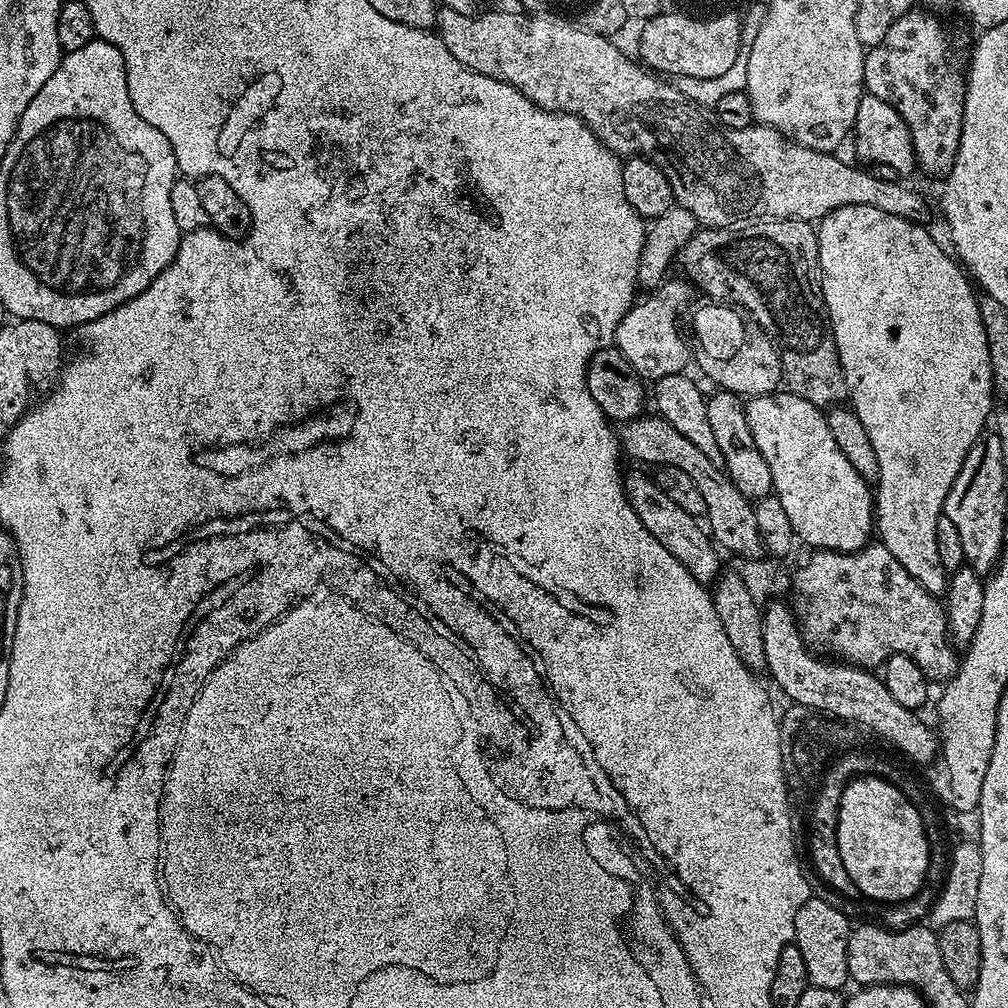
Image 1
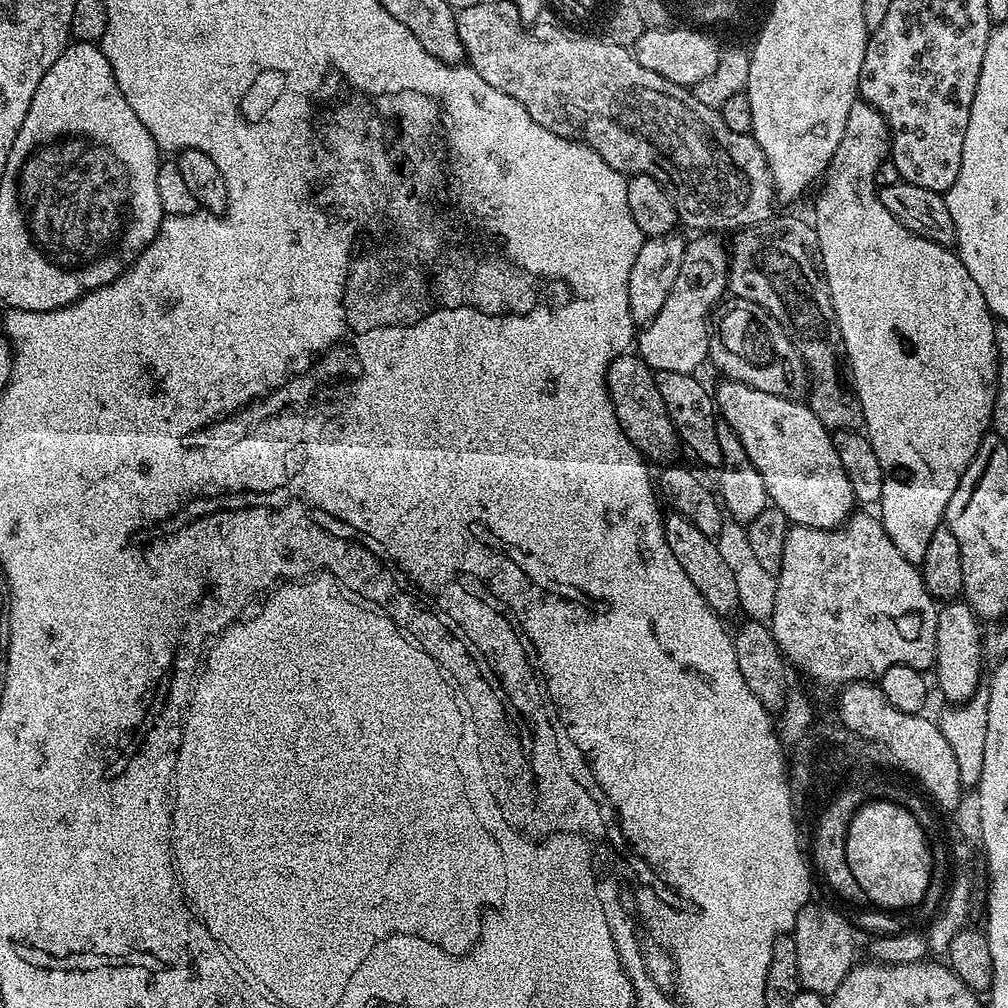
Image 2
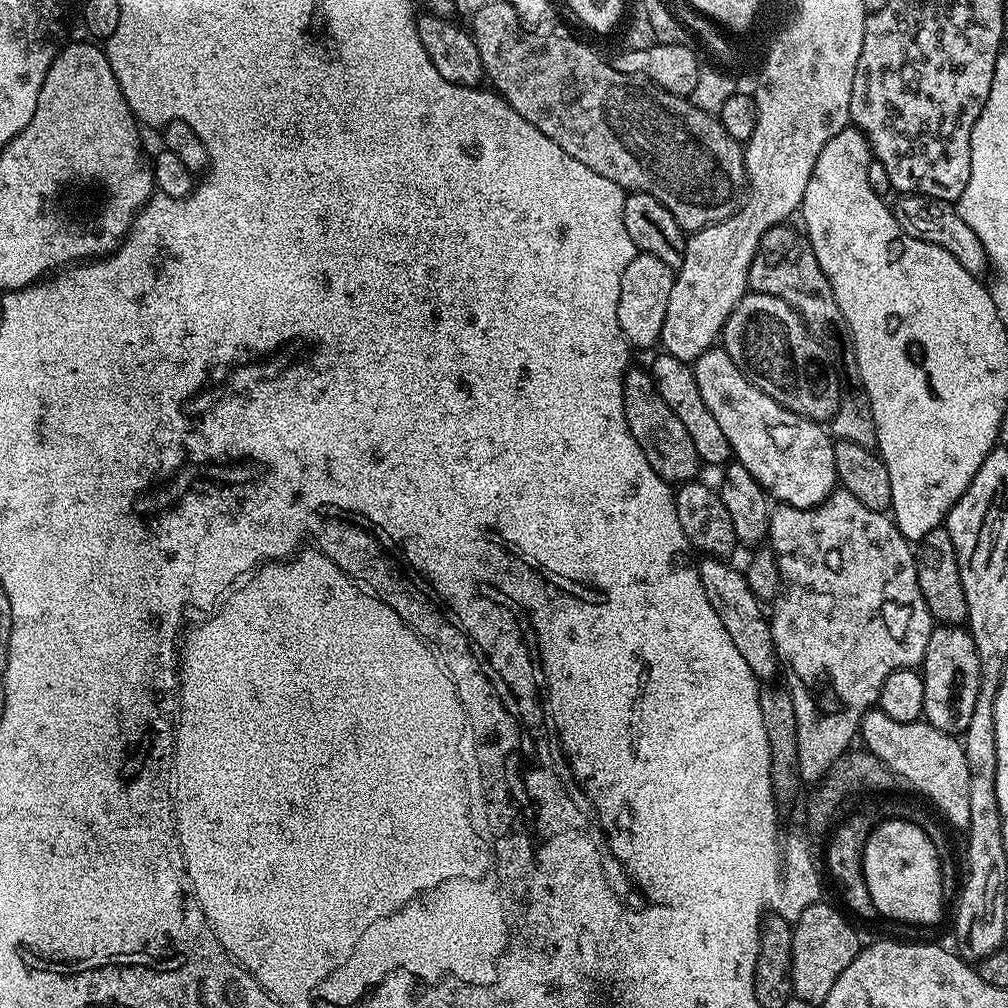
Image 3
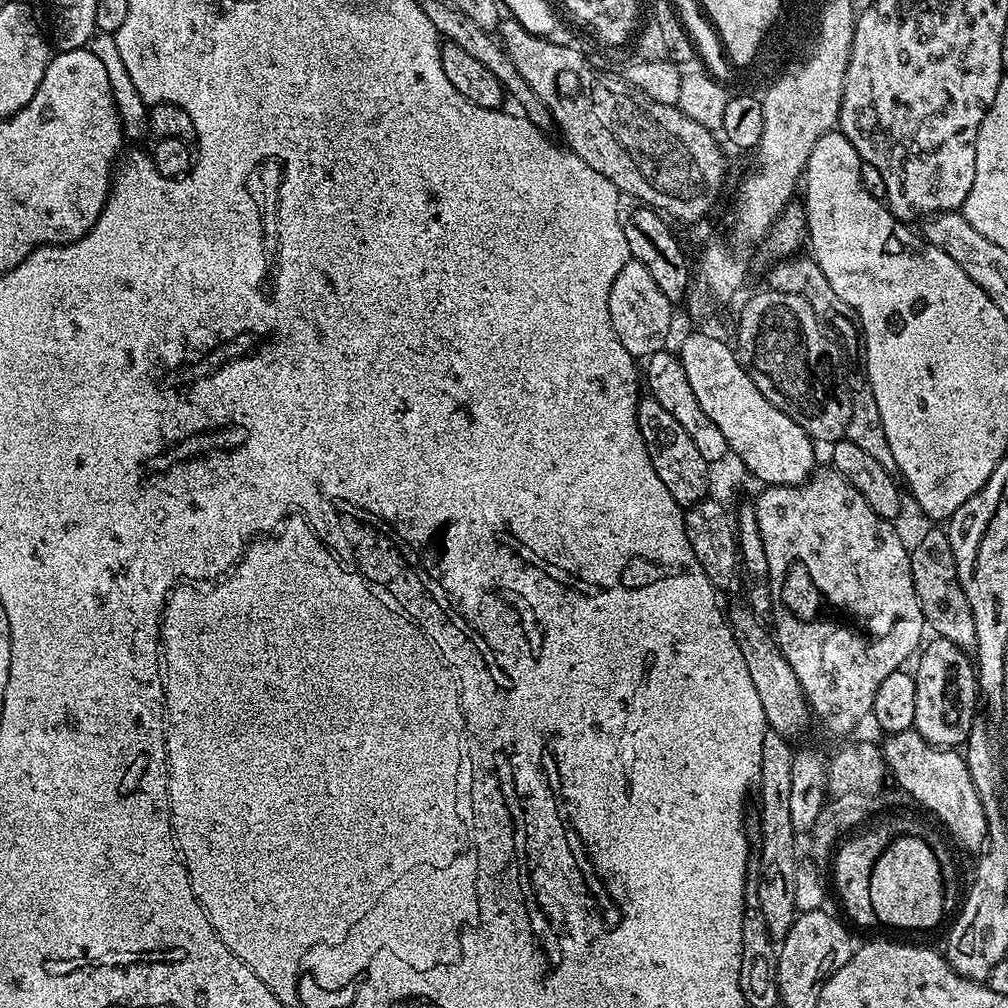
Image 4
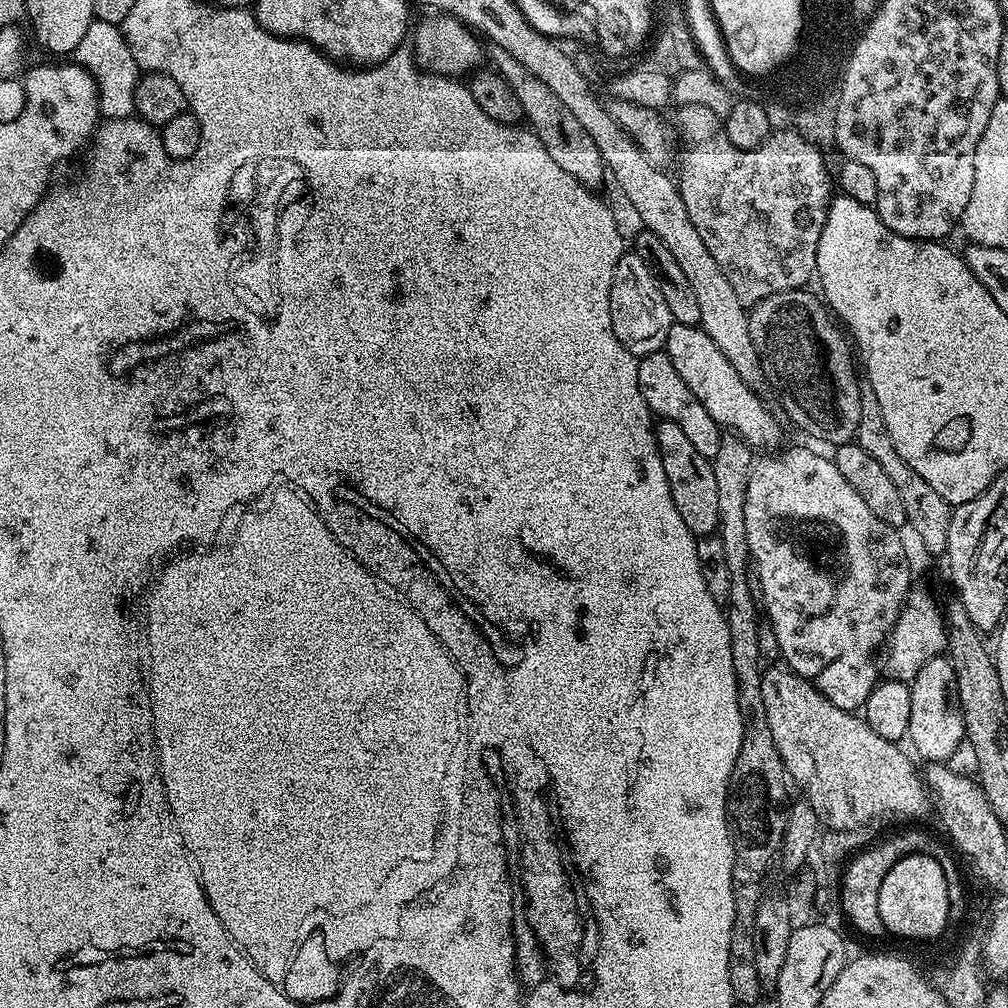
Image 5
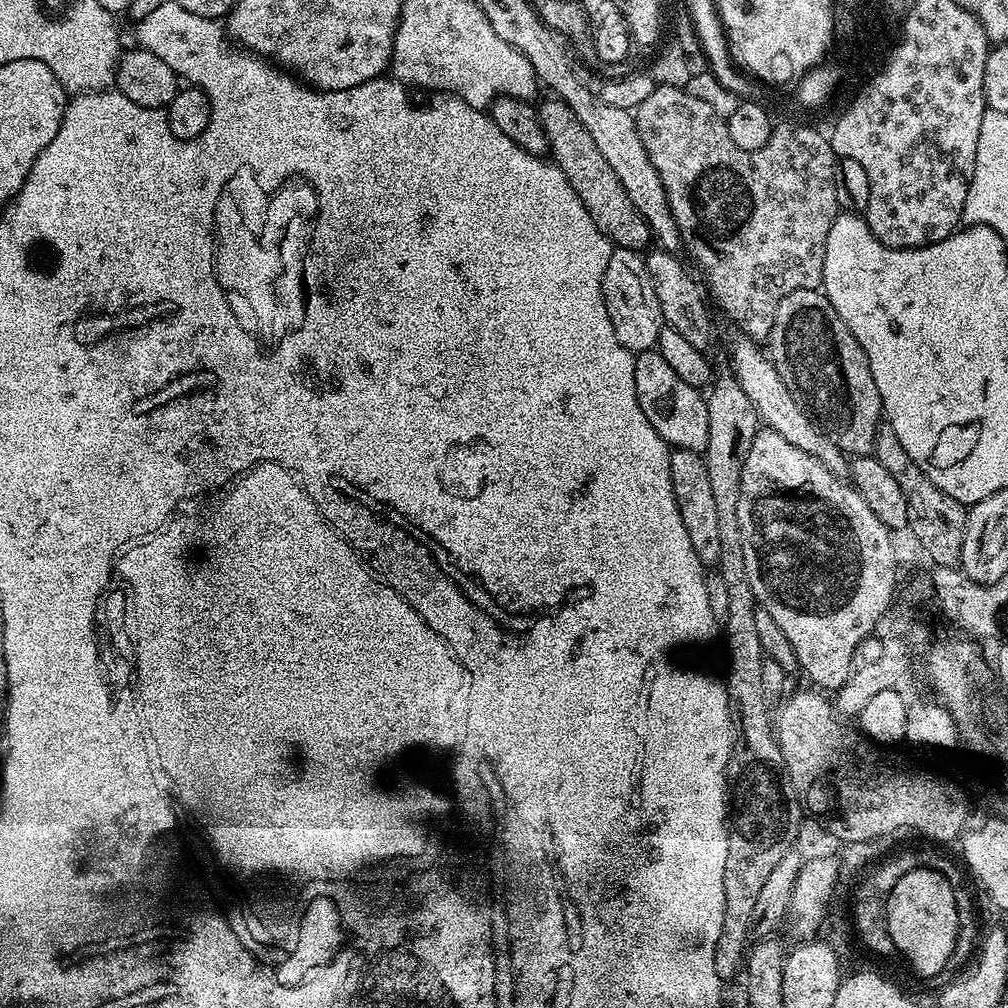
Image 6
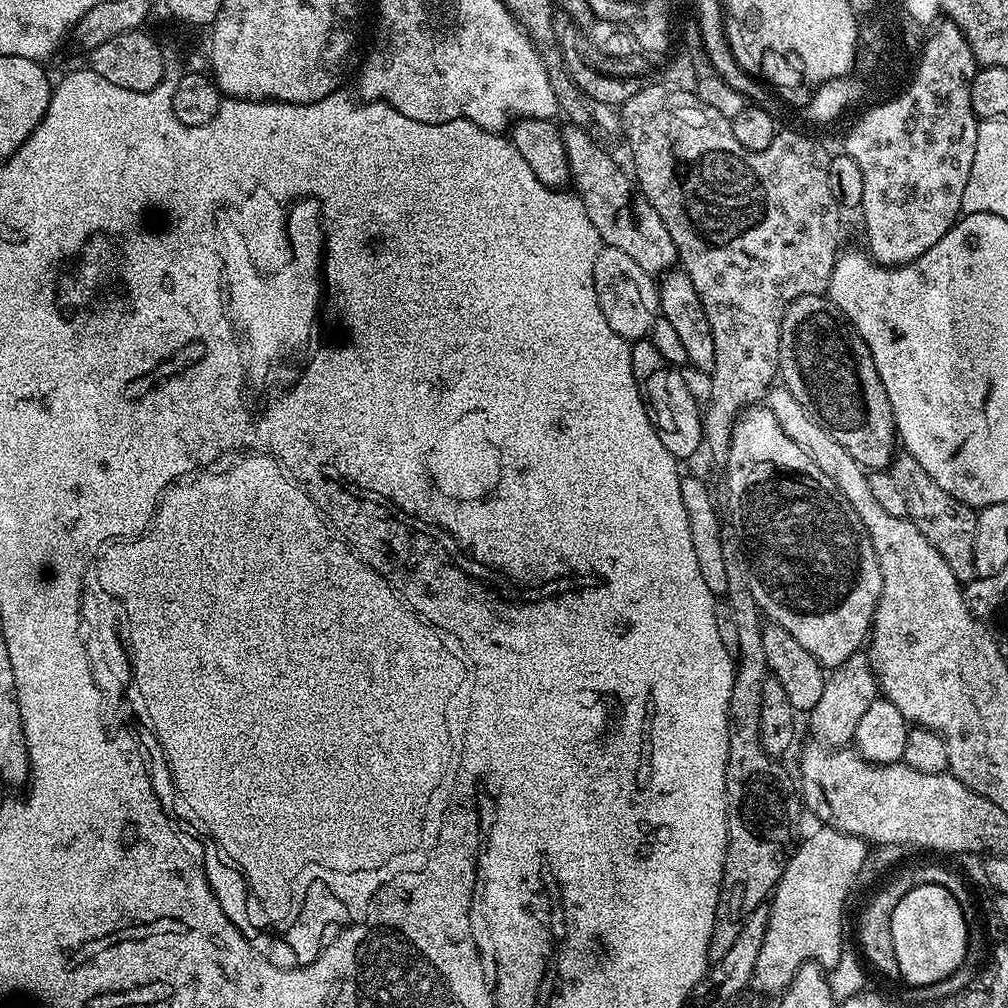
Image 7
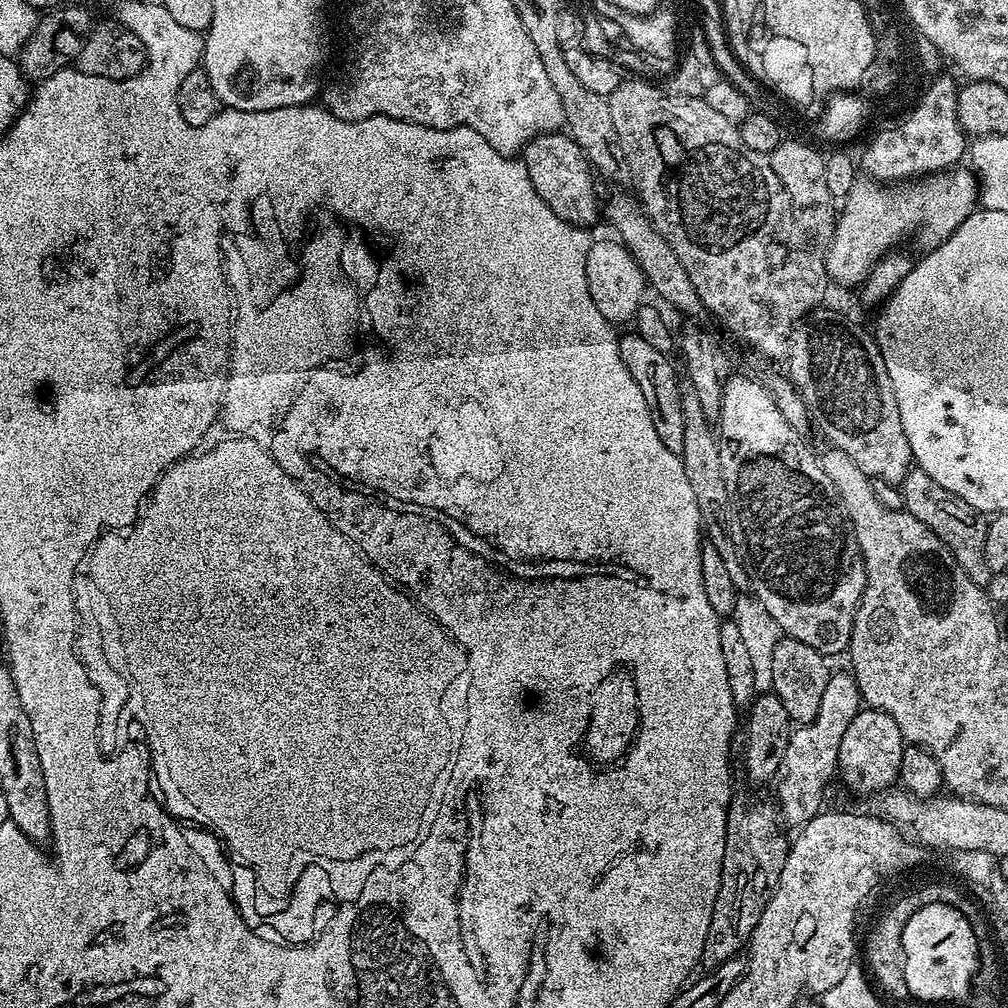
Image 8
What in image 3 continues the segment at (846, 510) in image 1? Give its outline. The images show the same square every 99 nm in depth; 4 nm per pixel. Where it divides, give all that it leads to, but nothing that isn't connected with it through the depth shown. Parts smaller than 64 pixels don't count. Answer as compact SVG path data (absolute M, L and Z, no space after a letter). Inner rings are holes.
M713 346L705 350L694 362L698 391L702 394L702 402L706 402L706 410L714 414L714 422L726 434L726 442L730 442L732 456L758 481L764 491L773 501L780 504L789 504L795 508L817 508L824 499L837 487L836 467L834 466L834 440L827 431L824 432L815 420L807 420L791 412L789 408L781 408L774 398L762 394L747 380L734 366L730 354L724 352L723 347Z

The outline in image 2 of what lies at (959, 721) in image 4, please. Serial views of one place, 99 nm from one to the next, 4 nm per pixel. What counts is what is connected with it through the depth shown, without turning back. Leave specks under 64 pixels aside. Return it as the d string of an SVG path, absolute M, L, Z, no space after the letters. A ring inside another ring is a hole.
M948 602L937 611L936 684L949 705L964 704L981 687L980 671L984 668L986 653L982 639L981 621L967 602Z

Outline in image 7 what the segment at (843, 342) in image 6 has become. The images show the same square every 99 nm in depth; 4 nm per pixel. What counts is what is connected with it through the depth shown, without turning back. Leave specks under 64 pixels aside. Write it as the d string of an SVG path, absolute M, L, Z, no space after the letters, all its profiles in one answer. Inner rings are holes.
M827 295L803 296L784 311L778 372L784 375L783 387L788 388L790 394L794 394L794 398L798 398L798 402L802 402L824 425L834 442L846 449L850 458L857 460L866 470L884 470L891 465L892 457L898 452L898 437L890 398L886 398L886 386L882 386L882 378L878 378L878 366L874 366L866 342Z

